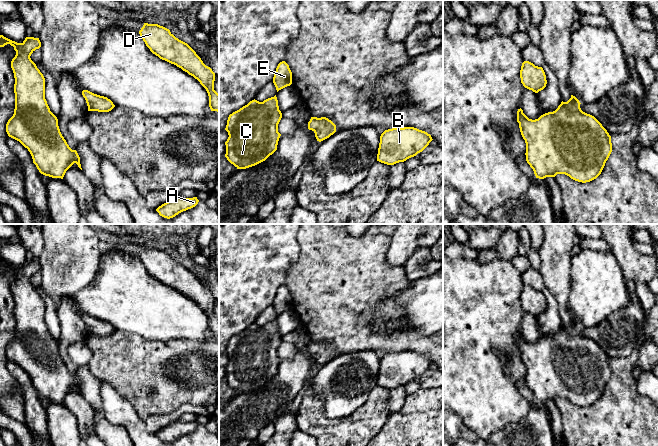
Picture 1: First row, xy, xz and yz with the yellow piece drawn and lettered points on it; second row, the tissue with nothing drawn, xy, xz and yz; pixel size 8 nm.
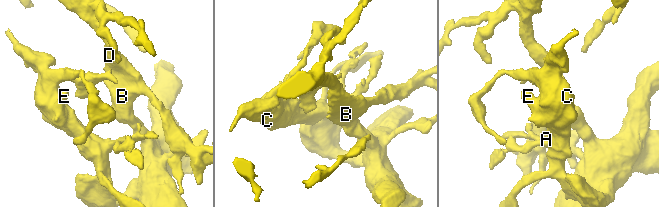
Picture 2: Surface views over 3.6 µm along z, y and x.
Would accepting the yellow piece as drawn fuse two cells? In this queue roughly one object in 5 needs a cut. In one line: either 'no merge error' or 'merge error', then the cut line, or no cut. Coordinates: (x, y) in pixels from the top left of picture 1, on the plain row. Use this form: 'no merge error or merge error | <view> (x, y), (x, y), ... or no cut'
no merge error | no cut

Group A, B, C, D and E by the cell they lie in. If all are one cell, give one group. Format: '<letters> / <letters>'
A B C D E

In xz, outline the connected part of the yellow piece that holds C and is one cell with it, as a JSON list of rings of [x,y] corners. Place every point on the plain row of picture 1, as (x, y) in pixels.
[[[276,319],[263,326],[250,325],[247,329],[229,339],[225,354],[228,363],[225,366],[227,384],[237,393],[246,393],[265,385],[277,374],[281,358],[278,348],[282,342]]]

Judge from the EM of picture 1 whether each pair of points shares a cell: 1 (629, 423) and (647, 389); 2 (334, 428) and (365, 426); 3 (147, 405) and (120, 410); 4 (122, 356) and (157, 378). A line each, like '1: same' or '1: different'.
1: different
2: same
3: different
4: same

